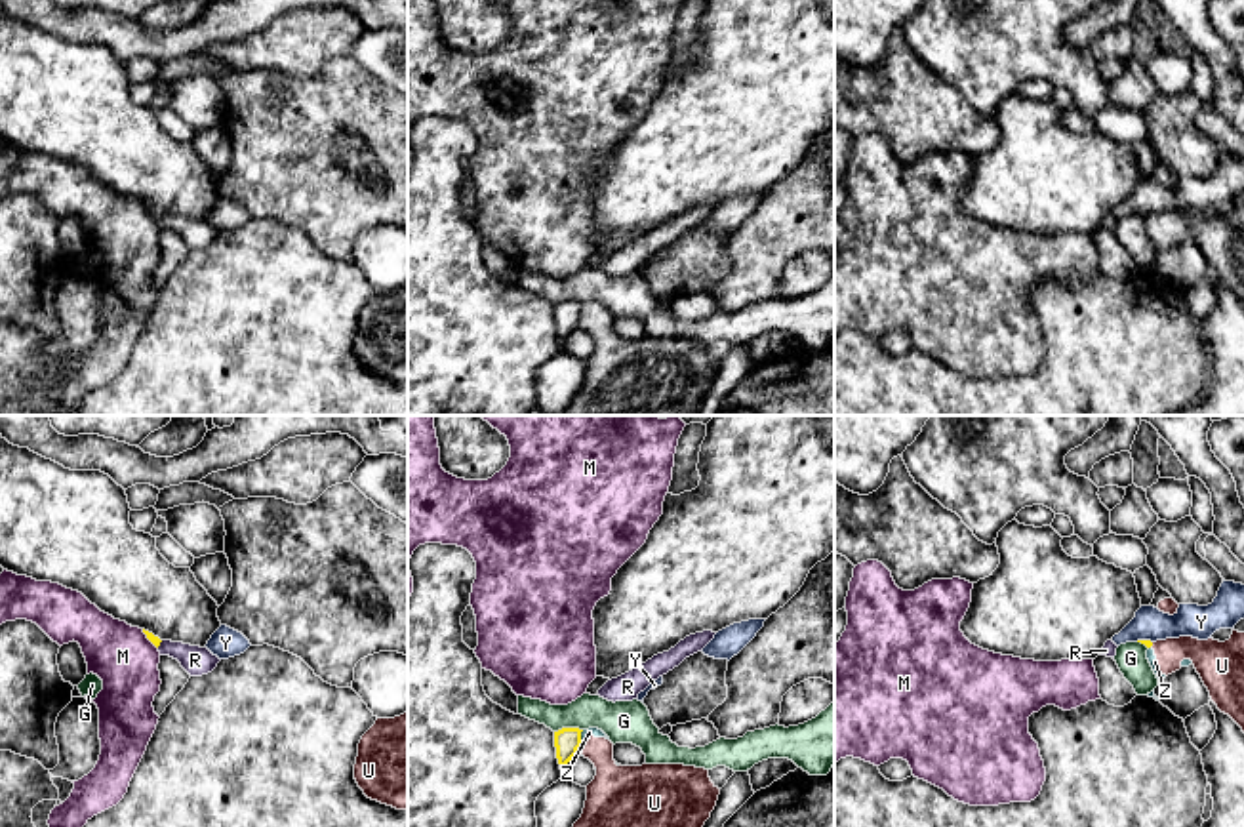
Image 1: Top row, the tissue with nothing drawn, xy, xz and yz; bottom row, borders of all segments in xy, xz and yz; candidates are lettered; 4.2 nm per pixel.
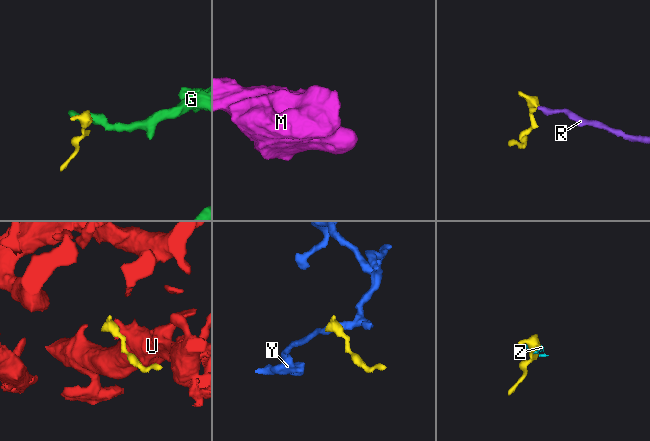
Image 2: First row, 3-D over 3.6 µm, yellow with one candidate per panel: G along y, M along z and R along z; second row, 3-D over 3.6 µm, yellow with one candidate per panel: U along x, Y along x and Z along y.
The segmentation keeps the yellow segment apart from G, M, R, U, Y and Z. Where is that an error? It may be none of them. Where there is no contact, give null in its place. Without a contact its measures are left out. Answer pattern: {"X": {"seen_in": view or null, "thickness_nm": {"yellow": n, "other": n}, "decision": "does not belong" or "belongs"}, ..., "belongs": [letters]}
{"G": {"seen_in": "xz", "thickness_nm": {"yellow": 110, "other": 180}, "decision": "does not belong"}, "M": {"seen_in": "xy", "thickness_nm": {"yellow": 40, "other": 260}, "decision": "does not belong"}, "R": {"seen_in": "xy", "thickness_nm": {"yellow": 40, "other": 120}, "decision": "belongs"}, "U": {"seen_in": "yz", "thickness_nm": {"yellow": 30, "other": 140}, "decision": "does not belong"}, "Y": {"seen_in": "yz", "thickness_nm": {"yellow": 30, "other": 140}, "decision": "does not belong"}, "Z": {"seen_in": "xz", "thickness_nm": {"yellow": 110, "other": 40}, "decision": "does not belong"}, "belongs": ["R"]}

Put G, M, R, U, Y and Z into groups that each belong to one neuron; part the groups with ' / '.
G / M / R / U Z / Y

